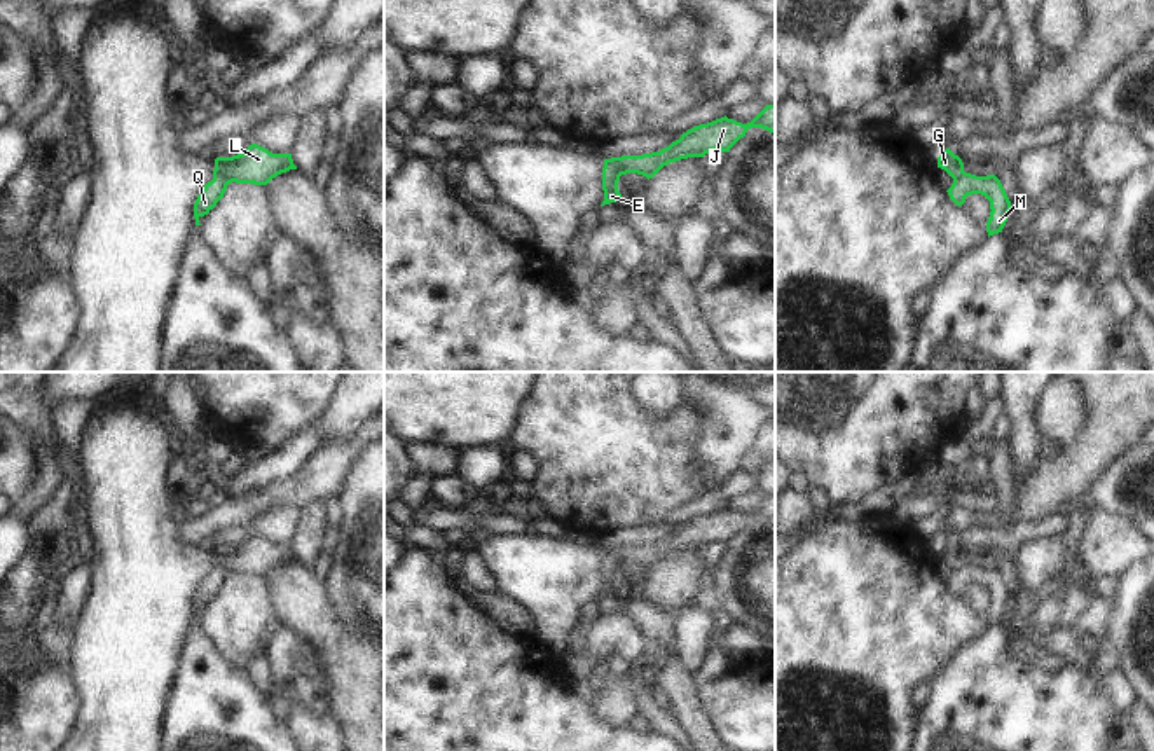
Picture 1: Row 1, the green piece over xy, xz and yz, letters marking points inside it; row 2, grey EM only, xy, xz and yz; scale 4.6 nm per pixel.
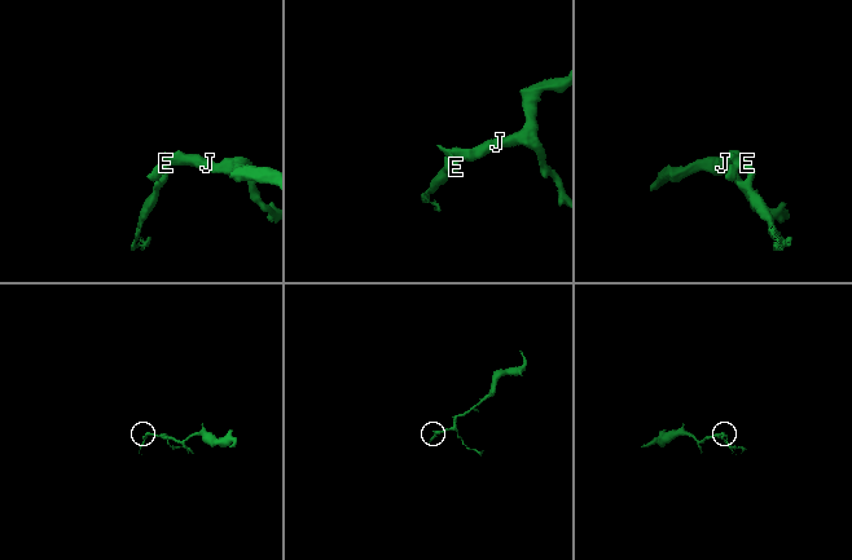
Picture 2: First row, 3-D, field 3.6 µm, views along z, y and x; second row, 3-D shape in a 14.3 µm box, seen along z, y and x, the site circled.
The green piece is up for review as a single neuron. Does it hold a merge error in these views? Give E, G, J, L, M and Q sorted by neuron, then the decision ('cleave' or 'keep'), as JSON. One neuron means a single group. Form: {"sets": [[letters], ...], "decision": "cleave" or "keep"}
{"sets": [["E", "M", "Q"], ["G", "J", "L"]], "decision": "cleave"}

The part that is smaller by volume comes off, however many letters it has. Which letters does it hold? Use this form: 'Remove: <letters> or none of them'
Remove: E, M, Q

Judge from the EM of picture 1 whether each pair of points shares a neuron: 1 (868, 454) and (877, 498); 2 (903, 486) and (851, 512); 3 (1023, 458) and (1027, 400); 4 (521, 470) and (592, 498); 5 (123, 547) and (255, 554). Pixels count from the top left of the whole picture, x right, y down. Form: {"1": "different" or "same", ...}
{"1": "different", "2": "same", "3": "same", "4": "different", "5": "same"}

